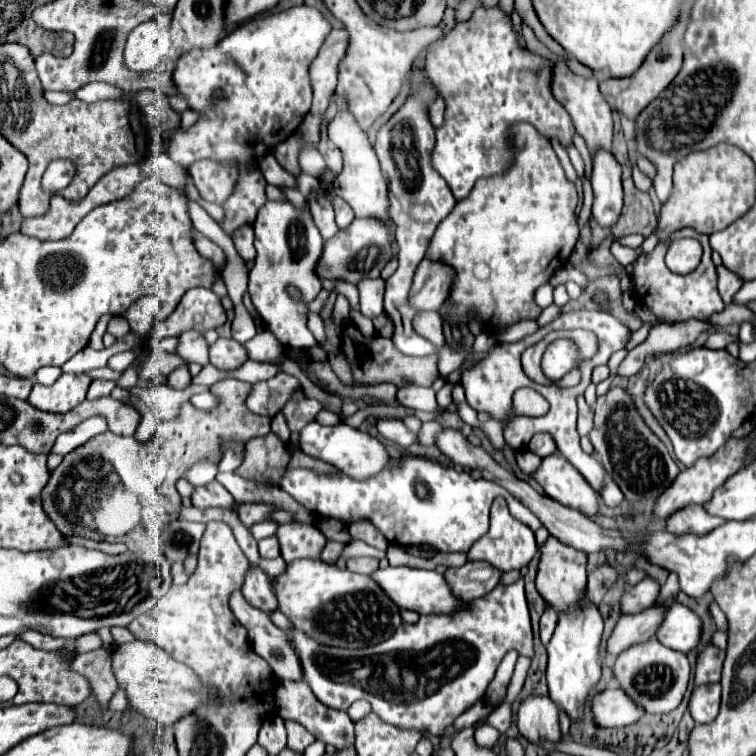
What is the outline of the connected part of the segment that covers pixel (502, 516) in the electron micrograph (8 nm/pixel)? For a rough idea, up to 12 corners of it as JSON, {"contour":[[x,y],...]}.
{"contour":[[493,502],[489,532],[467,552],[499,570],[519,570],[537,552],[533,530]]}

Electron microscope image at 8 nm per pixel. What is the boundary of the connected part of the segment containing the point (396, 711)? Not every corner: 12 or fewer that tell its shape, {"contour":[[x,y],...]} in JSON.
{"contour":[[523,580],[361,650],[287,634],[319,702],[441,736],[509,650]]}

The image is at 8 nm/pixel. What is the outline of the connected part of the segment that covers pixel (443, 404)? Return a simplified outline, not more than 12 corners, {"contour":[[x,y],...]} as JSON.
{"contour":[[447,383],[436,394],[437,403],[446,409],[453,401],[452,384]]}

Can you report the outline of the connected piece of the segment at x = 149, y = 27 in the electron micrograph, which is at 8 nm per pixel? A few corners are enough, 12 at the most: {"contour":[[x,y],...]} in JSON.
{"contour":[[147,20],[131,30],[125,64],[153,70],[171,50],[169,28]]}

